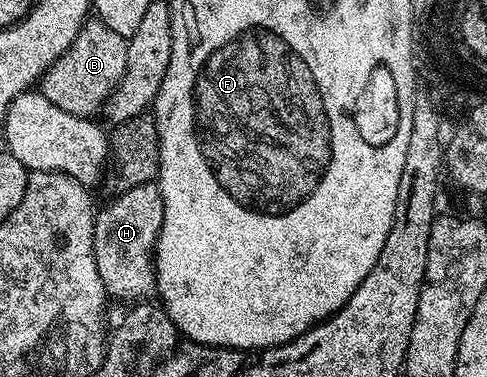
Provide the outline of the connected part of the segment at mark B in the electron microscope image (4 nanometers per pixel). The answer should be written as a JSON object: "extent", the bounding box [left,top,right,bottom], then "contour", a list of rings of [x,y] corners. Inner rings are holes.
{"extent":[40,17,128,119],"contour":[[[97,17],[87,18],[80,29],[76,41],[54,64],[42,74],[40,93],[60,105],[64,113],[72,113],[78,119],[88,119],[105,108],[106,99],[118,88],[118,83],[126,72],[128,61],[128,40],[120,33],[112,33]]]}

